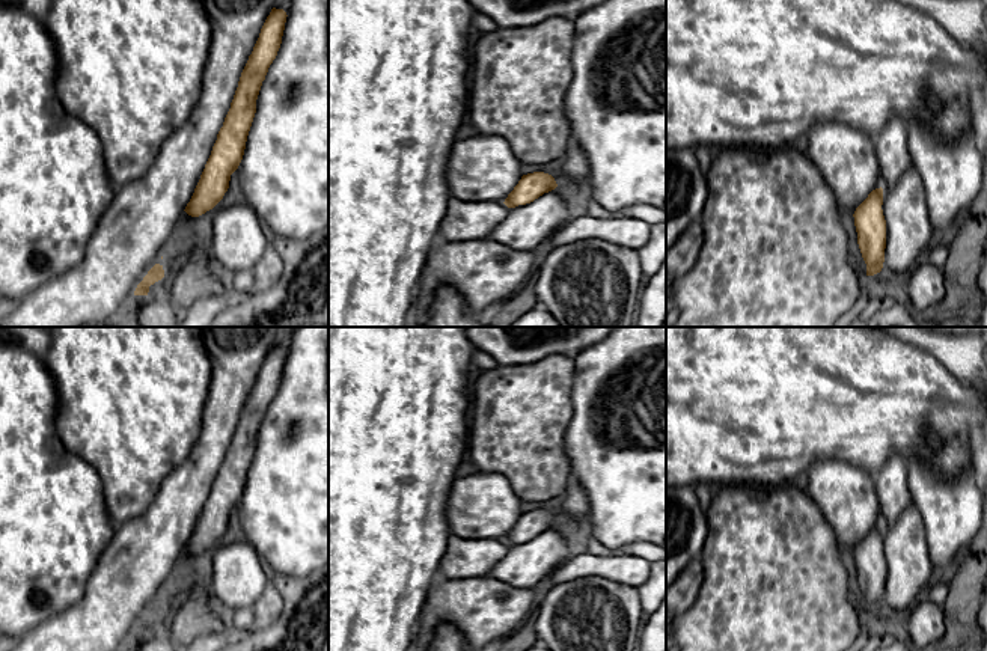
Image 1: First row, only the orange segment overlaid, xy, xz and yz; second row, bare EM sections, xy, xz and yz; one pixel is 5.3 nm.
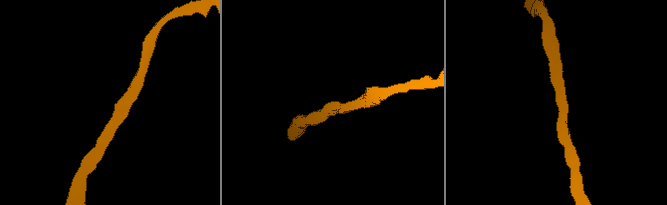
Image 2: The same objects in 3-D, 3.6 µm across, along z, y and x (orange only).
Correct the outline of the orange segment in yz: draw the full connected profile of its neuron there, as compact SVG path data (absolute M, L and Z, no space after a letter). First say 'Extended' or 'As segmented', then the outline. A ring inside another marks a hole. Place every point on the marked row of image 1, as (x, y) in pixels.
As segmented. M883 188L872 190L856 208L854 226L857 244L866 264L866 276L882 271L886 249L886 220L883 215Z

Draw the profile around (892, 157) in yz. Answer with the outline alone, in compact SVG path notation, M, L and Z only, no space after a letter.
M894 115L874 140L883 190L891 190L912 166L906 148L906 134L906 122L898 115Z

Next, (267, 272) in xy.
M273 246L264 252L252 273L253 282L249 286L250 291L268 291L277 283L283 273L283 261Z

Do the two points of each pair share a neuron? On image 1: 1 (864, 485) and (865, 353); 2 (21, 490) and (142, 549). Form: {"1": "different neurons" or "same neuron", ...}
{"1": "different neurons", "2": "different neurons"}

